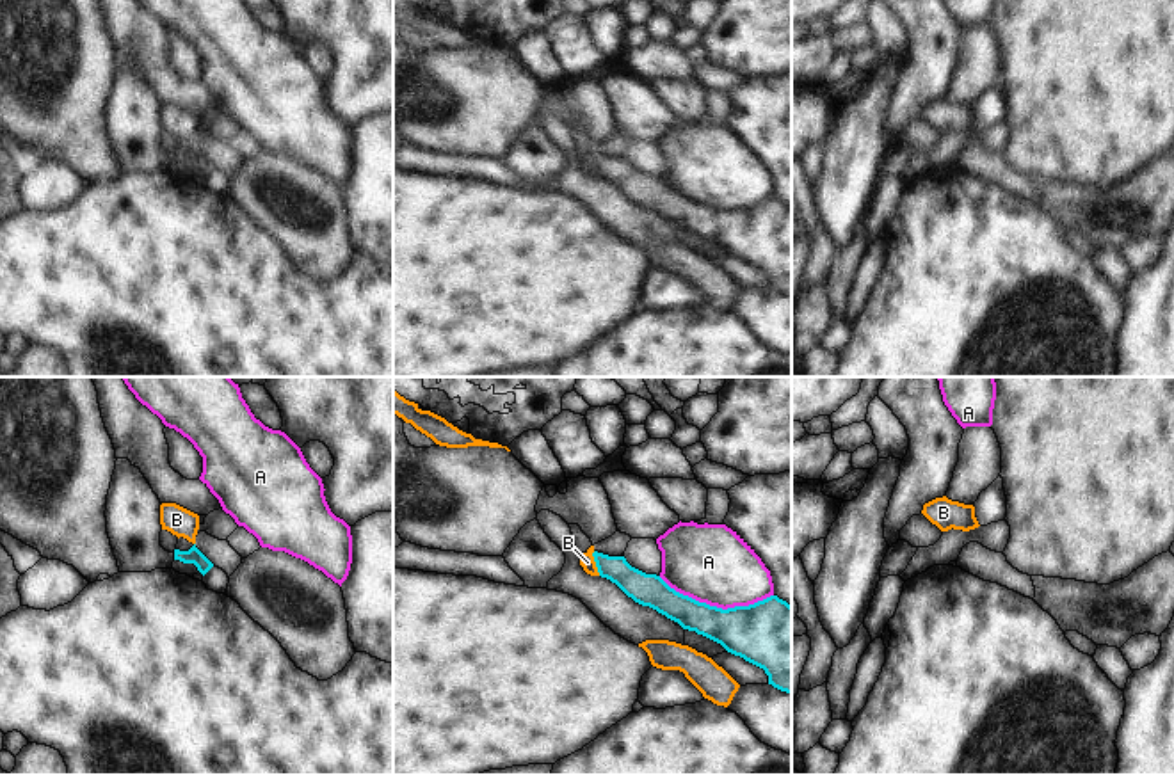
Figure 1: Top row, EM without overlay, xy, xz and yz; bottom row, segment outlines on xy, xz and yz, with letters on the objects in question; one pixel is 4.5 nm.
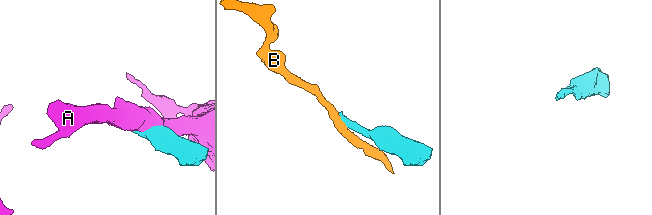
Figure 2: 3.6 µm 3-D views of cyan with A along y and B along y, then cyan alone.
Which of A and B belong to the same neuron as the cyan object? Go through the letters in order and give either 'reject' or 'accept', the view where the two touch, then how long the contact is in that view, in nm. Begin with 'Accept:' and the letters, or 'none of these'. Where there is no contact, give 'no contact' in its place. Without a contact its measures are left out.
Accept: none of these
A: reject | xz | 550 nm
B: reject | xz | 120 nm

